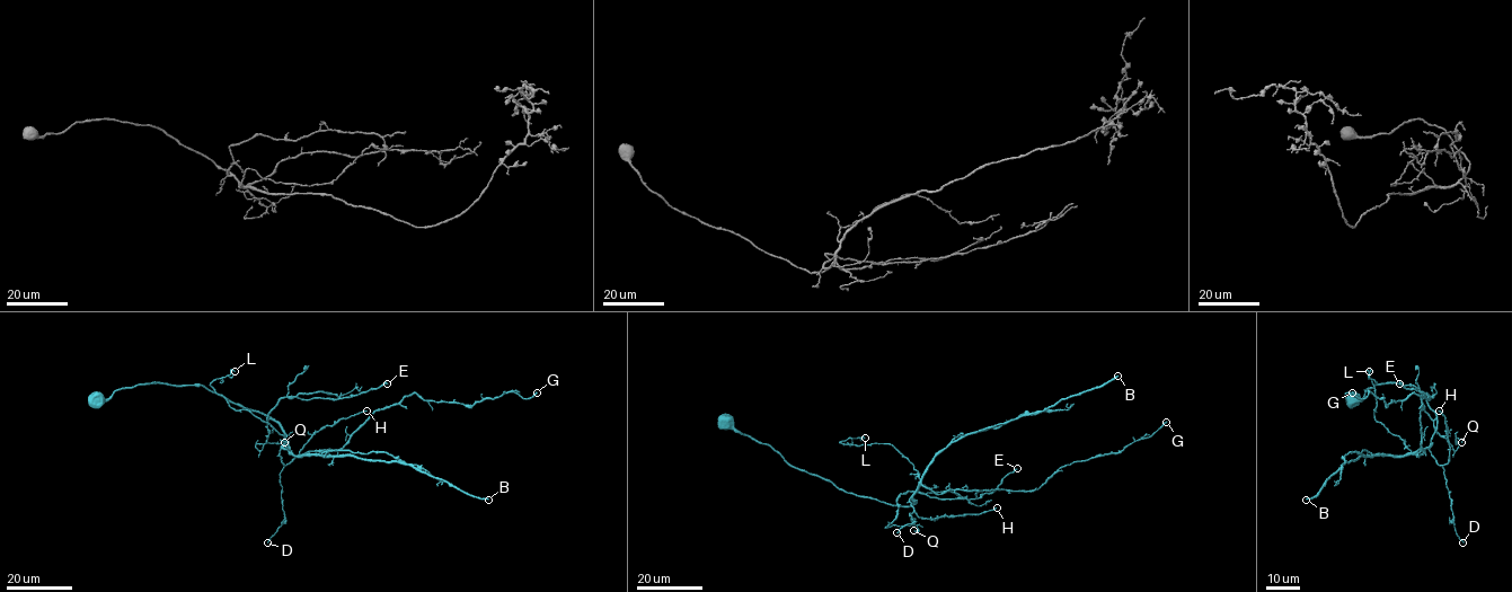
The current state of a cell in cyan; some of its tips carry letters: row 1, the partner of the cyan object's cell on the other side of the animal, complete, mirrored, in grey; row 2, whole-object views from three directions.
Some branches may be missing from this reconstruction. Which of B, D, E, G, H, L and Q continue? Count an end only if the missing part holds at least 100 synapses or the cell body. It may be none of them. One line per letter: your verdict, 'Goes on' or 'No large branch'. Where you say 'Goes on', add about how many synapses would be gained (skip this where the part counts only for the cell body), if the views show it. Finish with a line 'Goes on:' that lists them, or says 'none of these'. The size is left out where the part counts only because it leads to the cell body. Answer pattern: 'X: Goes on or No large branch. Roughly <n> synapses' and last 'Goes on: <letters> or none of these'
B: Goes on. Roughly 300 synapses
D: No large branch
E: No large branch
G: No large branch
H: No large branch
L: No large branch
Q: No large branch
Goes on: B

